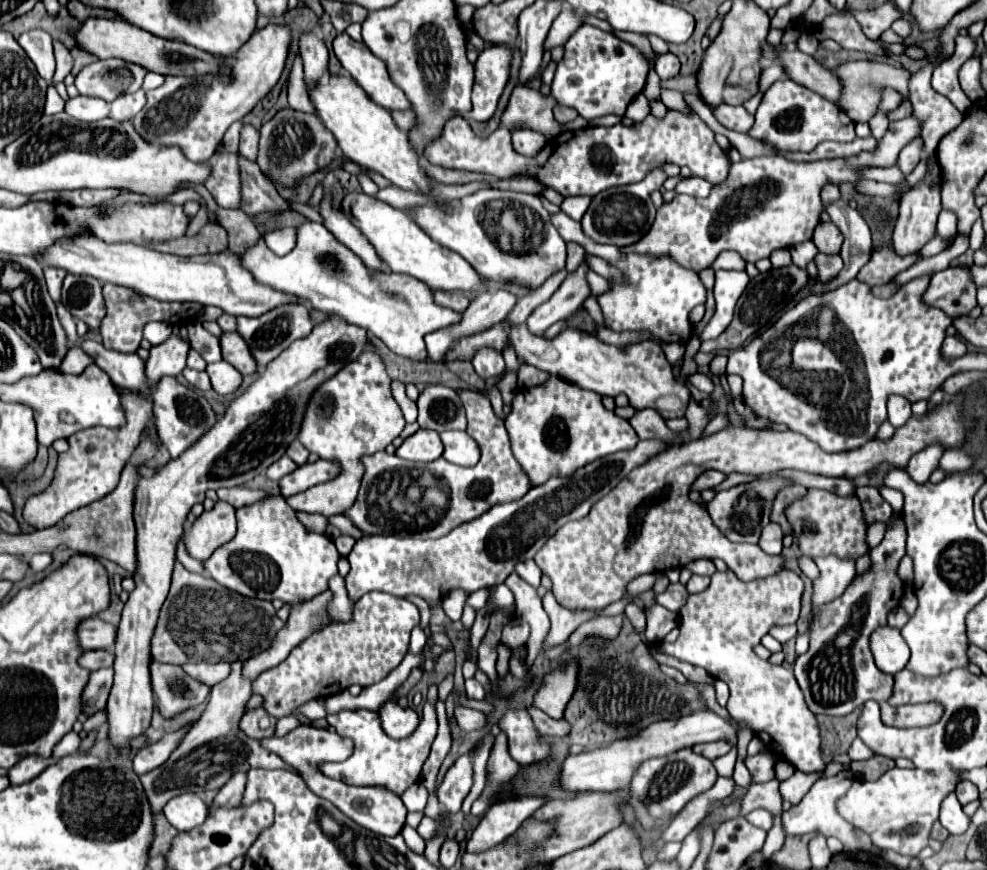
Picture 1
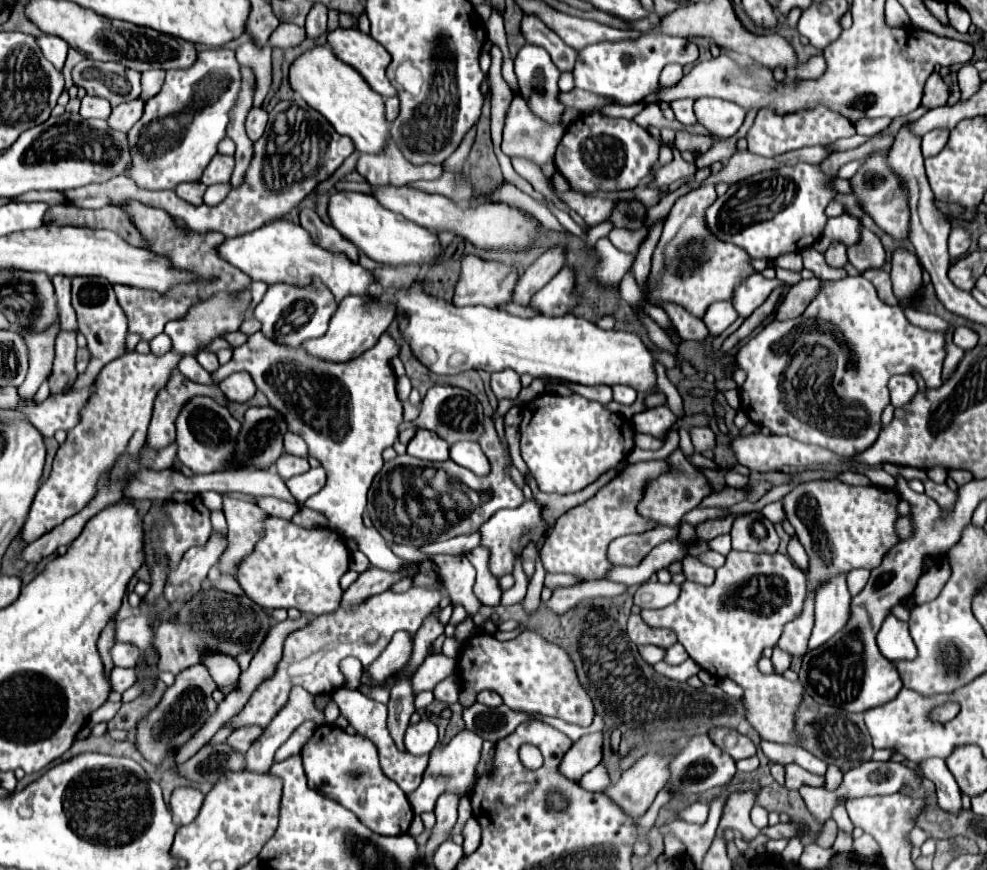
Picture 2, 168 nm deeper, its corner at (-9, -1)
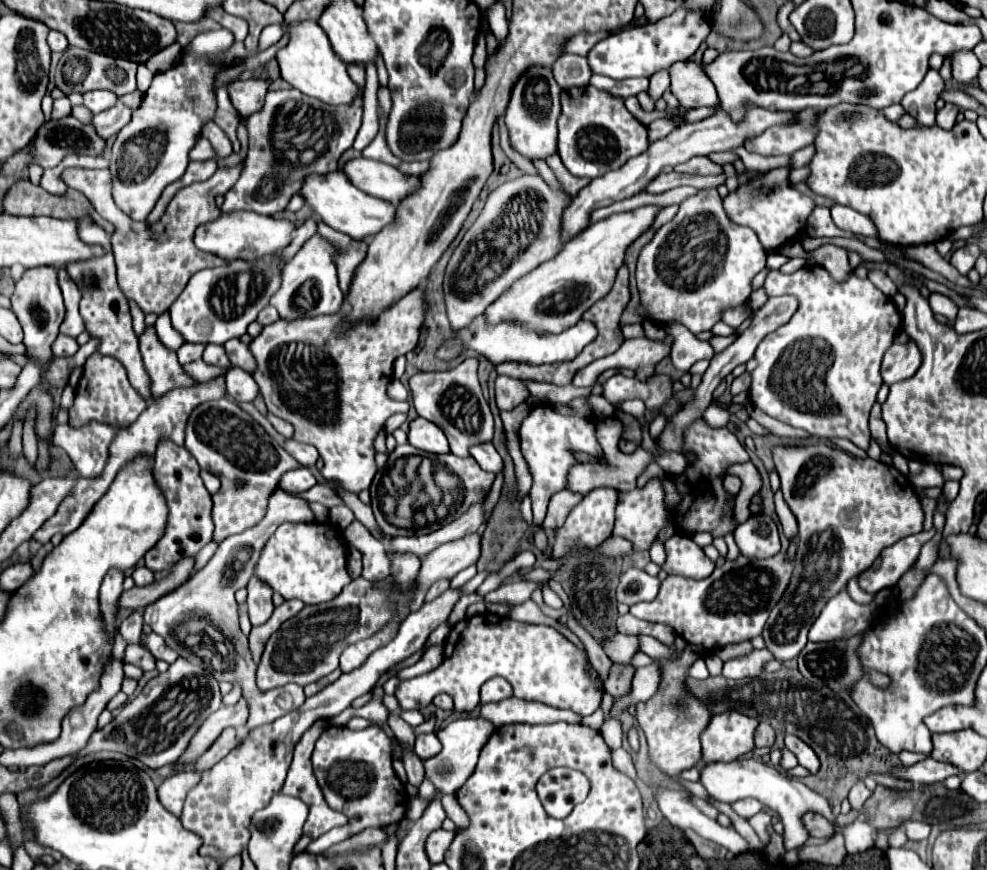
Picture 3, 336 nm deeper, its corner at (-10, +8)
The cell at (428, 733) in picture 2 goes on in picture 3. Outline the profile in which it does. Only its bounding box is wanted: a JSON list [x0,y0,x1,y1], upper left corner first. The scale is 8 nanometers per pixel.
[414,732,440,760]

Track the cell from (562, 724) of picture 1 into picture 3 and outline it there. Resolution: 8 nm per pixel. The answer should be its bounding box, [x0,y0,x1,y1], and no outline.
[396,612,602,716]

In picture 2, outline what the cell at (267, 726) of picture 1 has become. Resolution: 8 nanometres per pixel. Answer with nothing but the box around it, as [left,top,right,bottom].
[225,727,263,755]

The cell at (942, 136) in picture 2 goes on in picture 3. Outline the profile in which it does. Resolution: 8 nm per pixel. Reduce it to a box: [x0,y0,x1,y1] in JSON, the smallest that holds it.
[936,104,958,128]

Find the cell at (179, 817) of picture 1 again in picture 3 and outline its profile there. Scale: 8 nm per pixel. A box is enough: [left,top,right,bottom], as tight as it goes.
[158,770,200,816]

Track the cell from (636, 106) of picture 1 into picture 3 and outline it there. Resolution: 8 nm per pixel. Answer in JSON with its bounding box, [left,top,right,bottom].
[683,107,716,123]

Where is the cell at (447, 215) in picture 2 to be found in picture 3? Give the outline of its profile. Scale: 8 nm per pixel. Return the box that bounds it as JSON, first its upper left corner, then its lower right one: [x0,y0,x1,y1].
[344,158,420,204]

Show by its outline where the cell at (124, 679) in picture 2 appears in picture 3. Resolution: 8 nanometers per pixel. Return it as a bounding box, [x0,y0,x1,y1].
[124,646,156,672]

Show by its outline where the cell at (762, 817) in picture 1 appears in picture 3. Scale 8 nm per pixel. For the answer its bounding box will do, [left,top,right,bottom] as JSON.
[732,798,764,818]

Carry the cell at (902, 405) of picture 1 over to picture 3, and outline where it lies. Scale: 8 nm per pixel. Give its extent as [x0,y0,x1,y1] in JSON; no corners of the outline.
[882,340,922,386]

